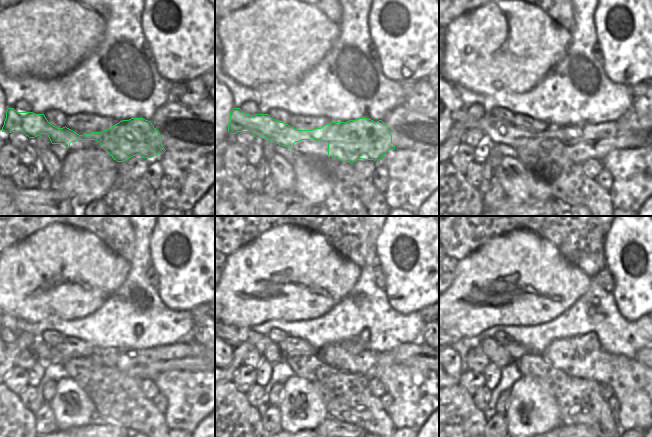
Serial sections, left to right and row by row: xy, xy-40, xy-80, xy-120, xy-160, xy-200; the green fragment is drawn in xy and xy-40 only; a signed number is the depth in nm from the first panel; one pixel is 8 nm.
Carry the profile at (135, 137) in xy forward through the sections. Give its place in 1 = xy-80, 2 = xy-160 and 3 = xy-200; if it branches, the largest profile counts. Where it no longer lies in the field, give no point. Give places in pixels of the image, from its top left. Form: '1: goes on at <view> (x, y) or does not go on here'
1: goes on at xy-80 (579, 143)
2: goes on at xy-160 (417, 355)
3: goes on at xy-200 (642, 356)

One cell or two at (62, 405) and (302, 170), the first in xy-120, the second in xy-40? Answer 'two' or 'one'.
two

